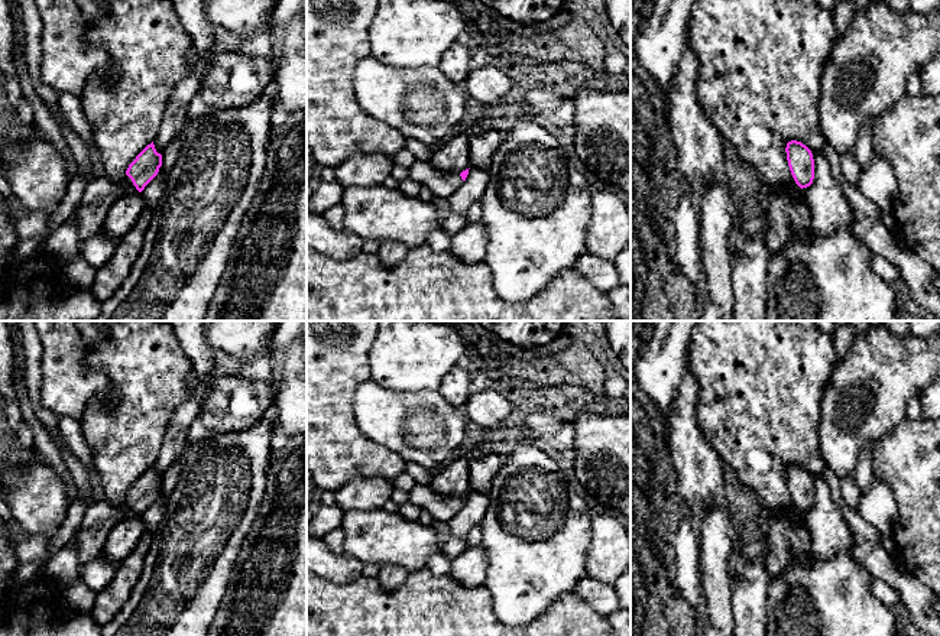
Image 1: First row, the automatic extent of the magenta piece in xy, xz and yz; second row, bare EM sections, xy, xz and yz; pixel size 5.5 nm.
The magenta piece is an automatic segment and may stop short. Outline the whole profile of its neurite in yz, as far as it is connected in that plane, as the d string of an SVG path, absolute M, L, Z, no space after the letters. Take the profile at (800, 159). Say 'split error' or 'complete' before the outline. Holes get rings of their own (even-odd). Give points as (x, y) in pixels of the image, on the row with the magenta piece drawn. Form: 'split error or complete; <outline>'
complete; M791 140L785 147L787 160L795 184L803 189L813 184L814 159L811 150L801 142Z

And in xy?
split error; M152 142L129 165L123 184L111 184L106 175L94 176L87 184L80 205L75 210L80 247L82 241L103 227L113 202L129 189L142 192L158 175L161 166L162 155L156 152Z

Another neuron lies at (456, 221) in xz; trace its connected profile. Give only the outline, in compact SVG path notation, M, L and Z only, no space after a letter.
M451 212L444 221L441 221L441 228L450 236L454 236L469 224L466 214Z

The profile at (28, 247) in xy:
M39 237L32 240L25 240L19 243L13 252L16 256L33 256L38 252L42 252L42 240Z

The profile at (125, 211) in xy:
M137 189L126 191L110 207L103 224L104 231L119 241L134 225L143 210L142 192Z

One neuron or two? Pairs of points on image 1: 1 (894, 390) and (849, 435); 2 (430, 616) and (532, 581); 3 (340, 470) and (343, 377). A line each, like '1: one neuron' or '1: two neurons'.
1: one neuron
2: two neurons
3: one neuron

